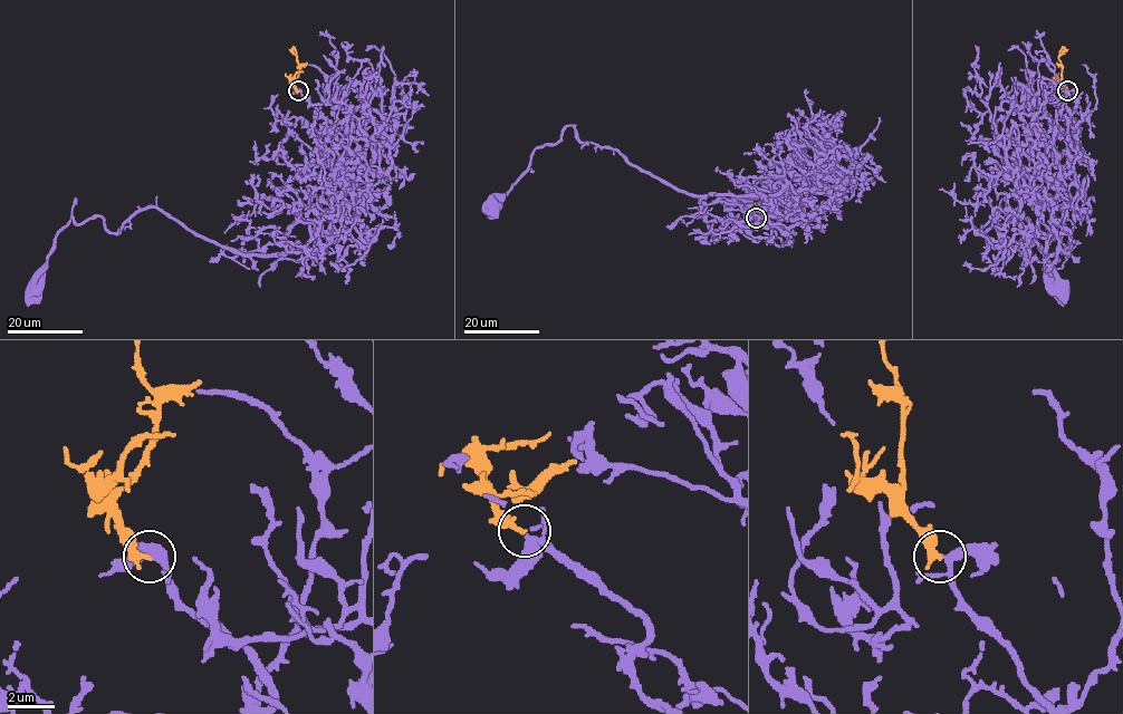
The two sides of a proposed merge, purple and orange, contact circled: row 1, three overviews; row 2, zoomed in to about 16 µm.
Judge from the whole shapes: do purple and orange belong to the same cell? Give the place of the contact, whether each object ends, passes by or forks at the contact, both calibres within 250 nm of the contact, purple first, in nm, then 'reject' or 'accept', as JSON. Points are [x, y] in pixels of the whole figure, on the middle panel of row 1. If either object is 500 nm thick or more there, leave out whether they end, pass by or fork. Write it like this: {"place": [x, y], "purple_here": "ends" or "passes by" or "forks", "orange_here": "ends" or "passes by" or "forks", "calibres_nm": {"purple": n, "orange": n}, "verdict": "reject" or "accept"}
{"place": [756, 218], "purple_here": "forks", "orange_here": "ends", "calibres_nm": {"purple": 260, "orange": 260}, "verdict": "accept"}

